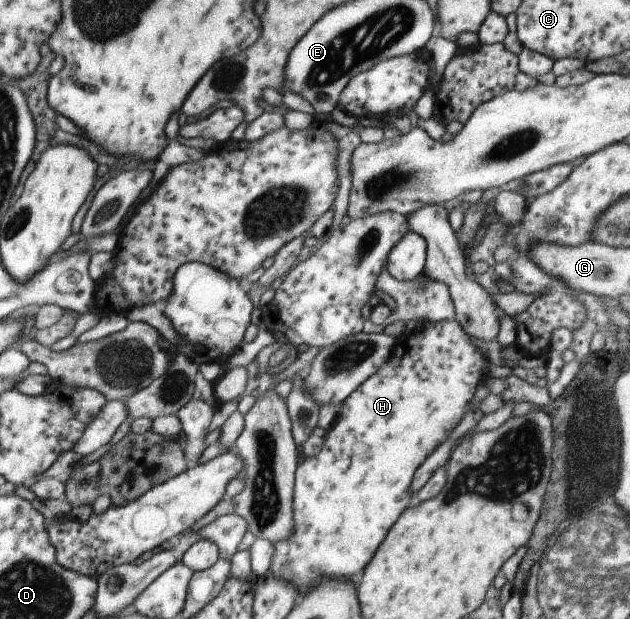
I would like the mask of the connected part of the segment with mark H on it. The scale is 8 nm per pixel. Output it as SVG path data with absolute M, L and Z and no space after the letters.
M441 320L438 322L427 322L425 325L417 326L406 334L401 334L393 344L392 353L371 377L368 377L352 394L349 394L341 404L340 413L327 431L326 438L321 451L312 458L305 458L303 463L297 466L294 475L293 513L294 513L294 534L286 542L274 544L274 555L272 557L270 571L282 580L291 582L302 596L312 588L313 584L321 576L330 578L341 578L352 582L353 575L359 573L371 561L373 554L377 551L378 545L383 541L385 534L392 528L394 521L401 515L401 512L416 502L415 494L410 493L410 485L414 473L431 453L441 445L457 424L469 412L469 403L477 393L477 387L488 378L486 369L487 361L484 354L479 350L470 336L458 323L457 320Z

